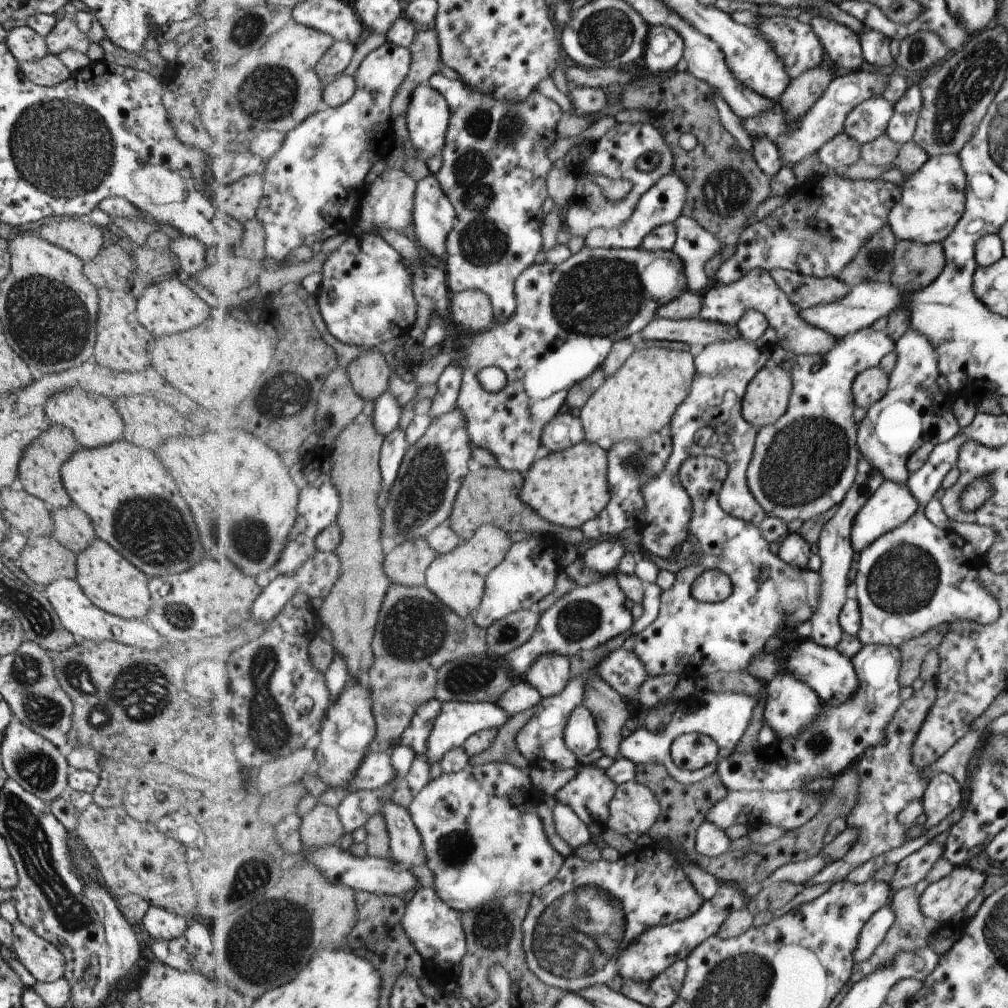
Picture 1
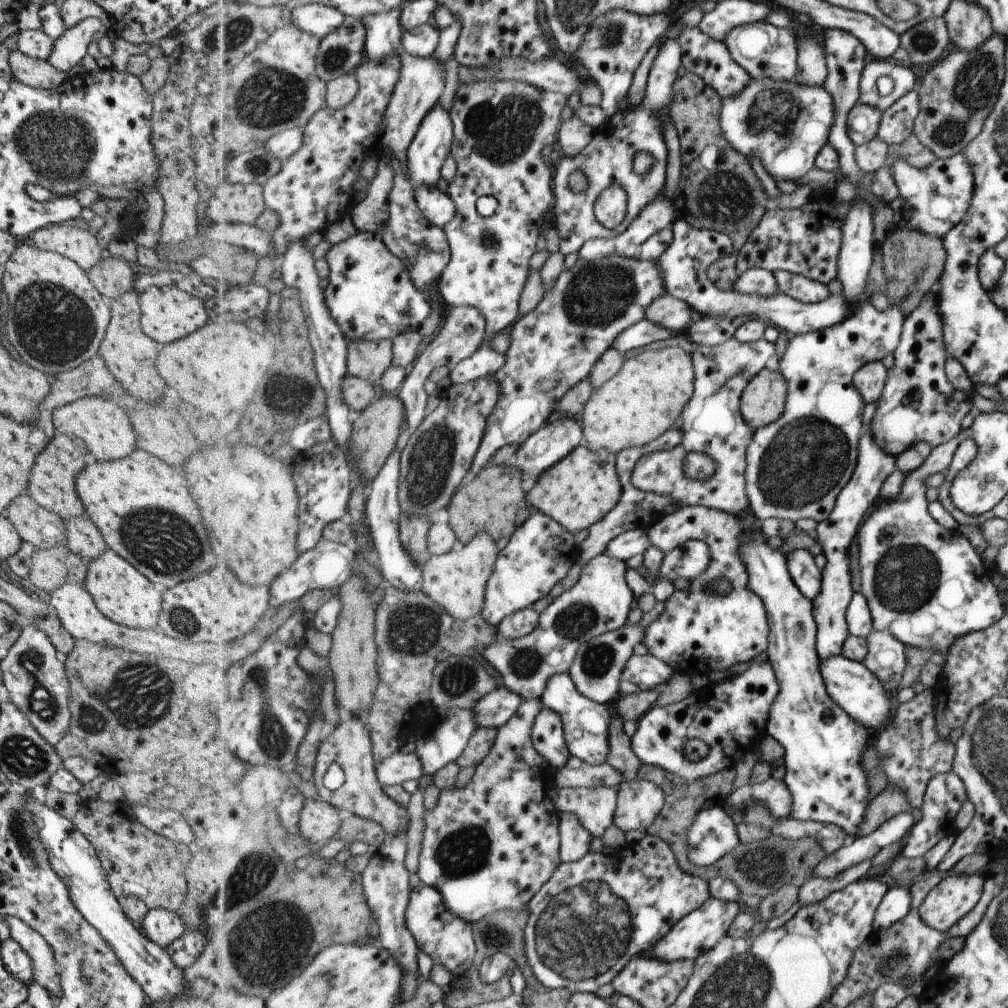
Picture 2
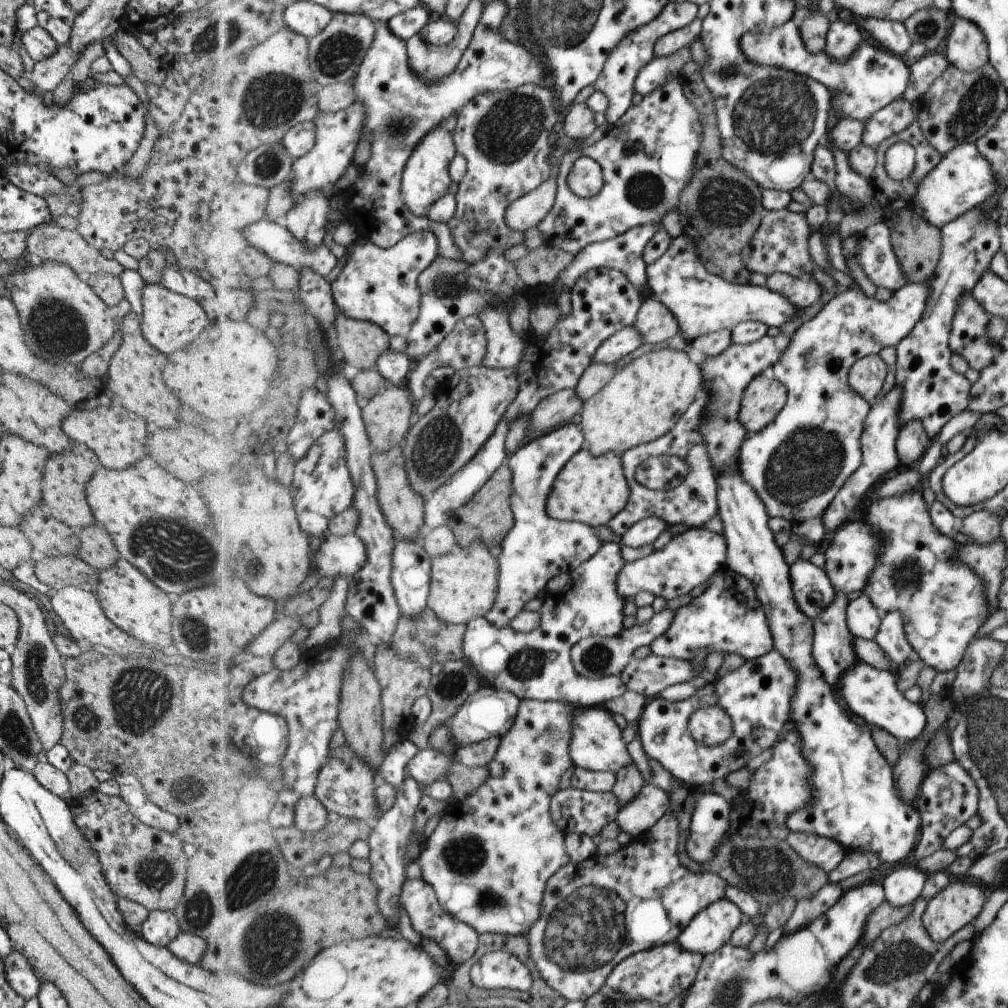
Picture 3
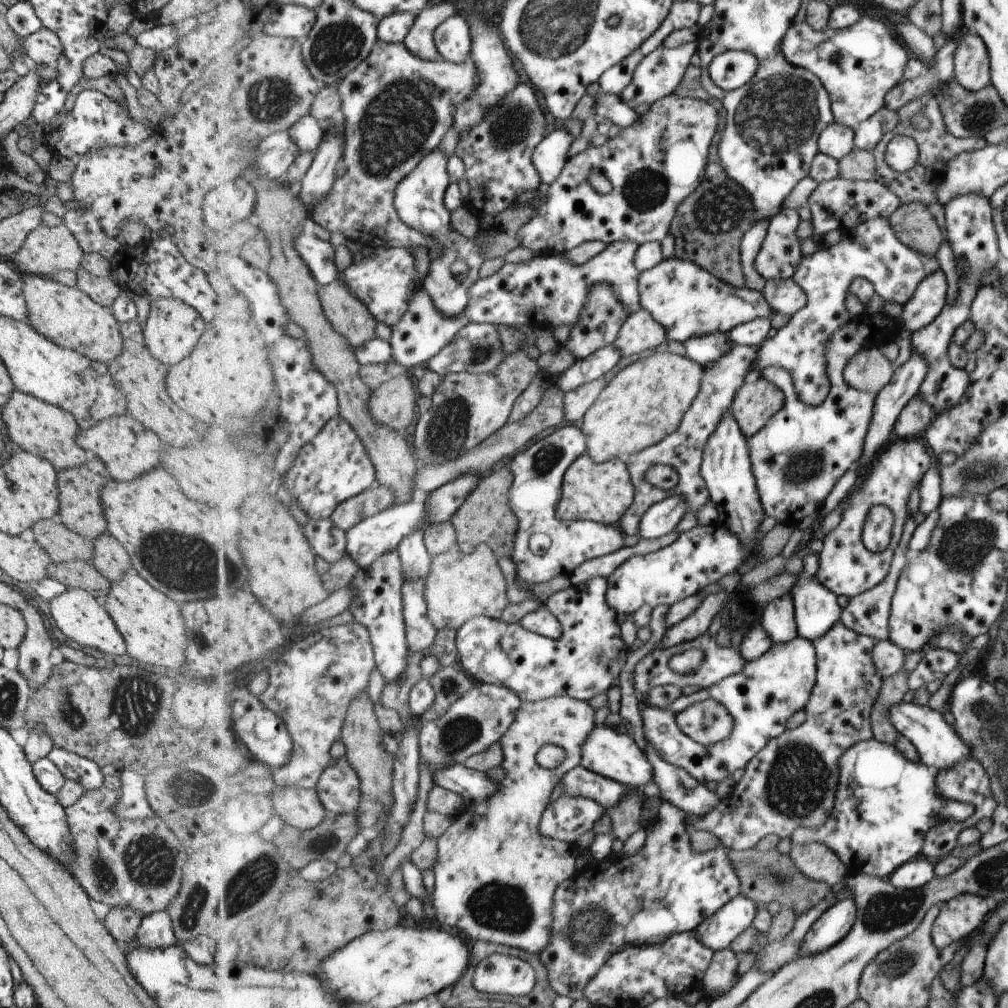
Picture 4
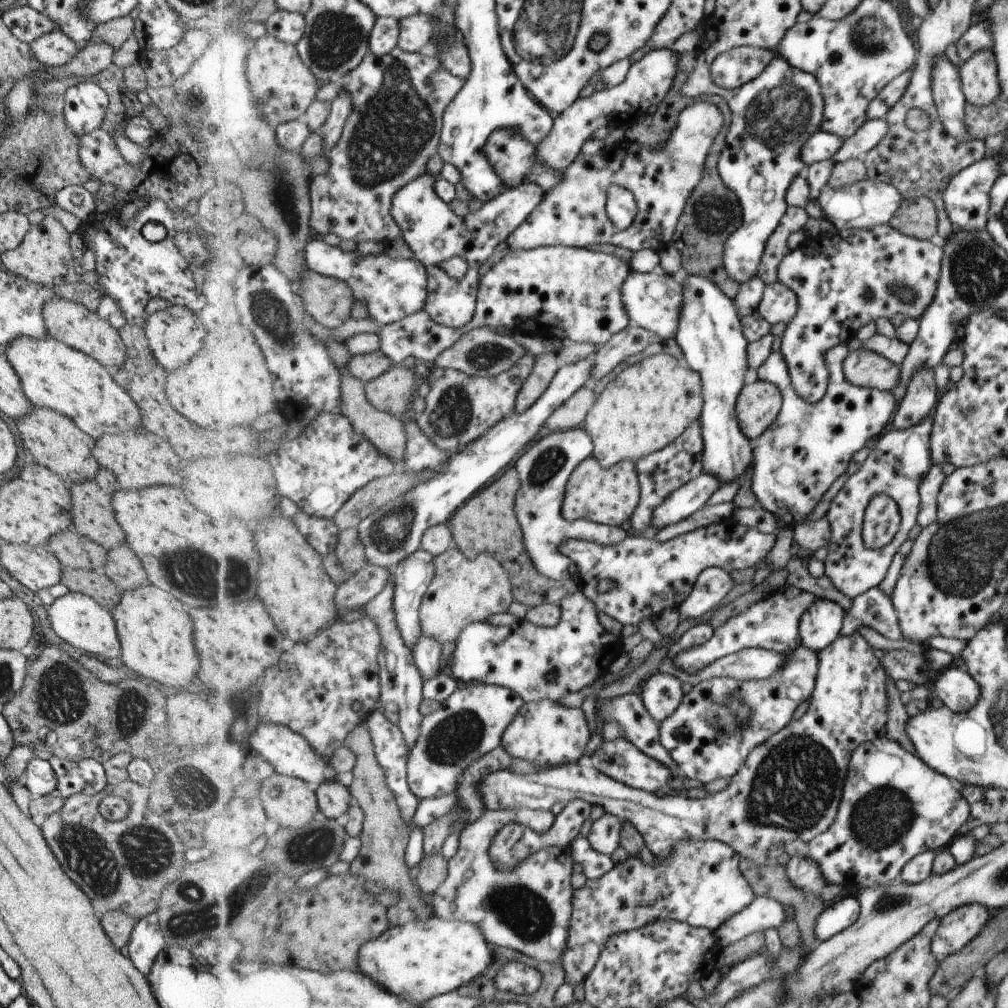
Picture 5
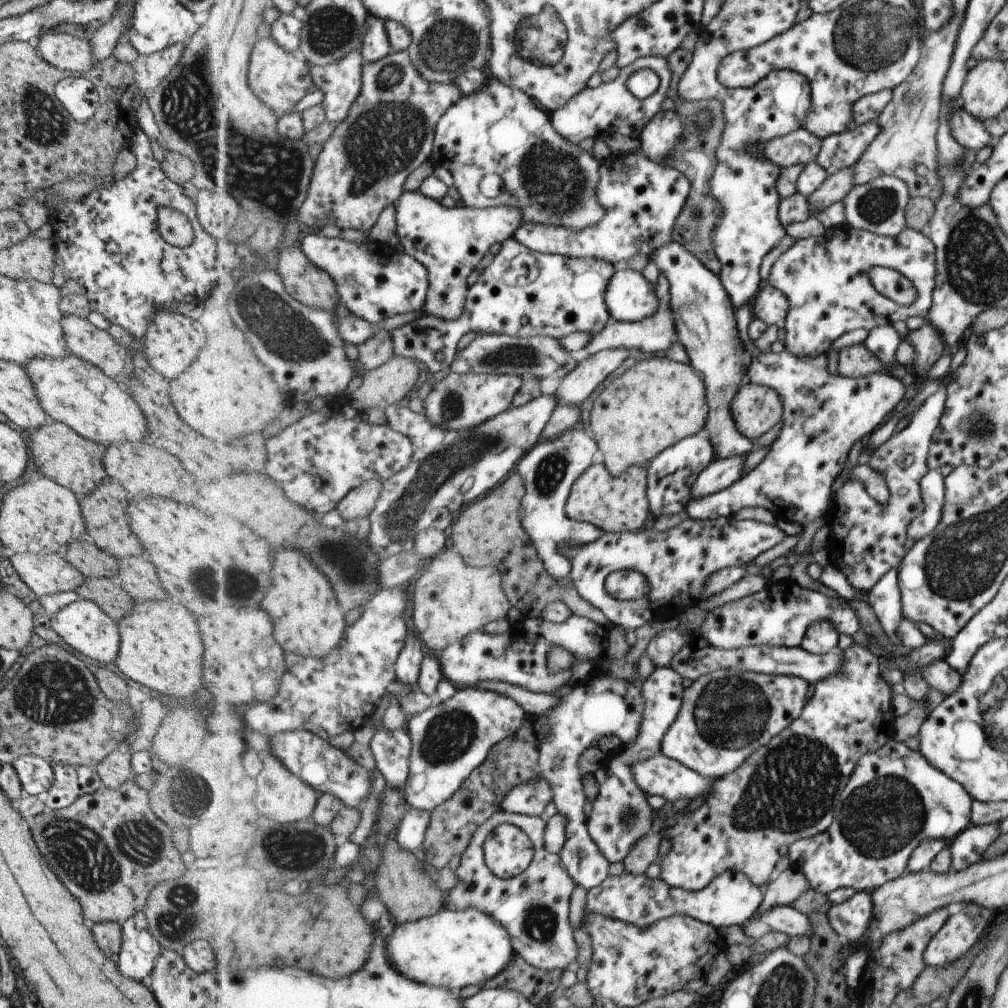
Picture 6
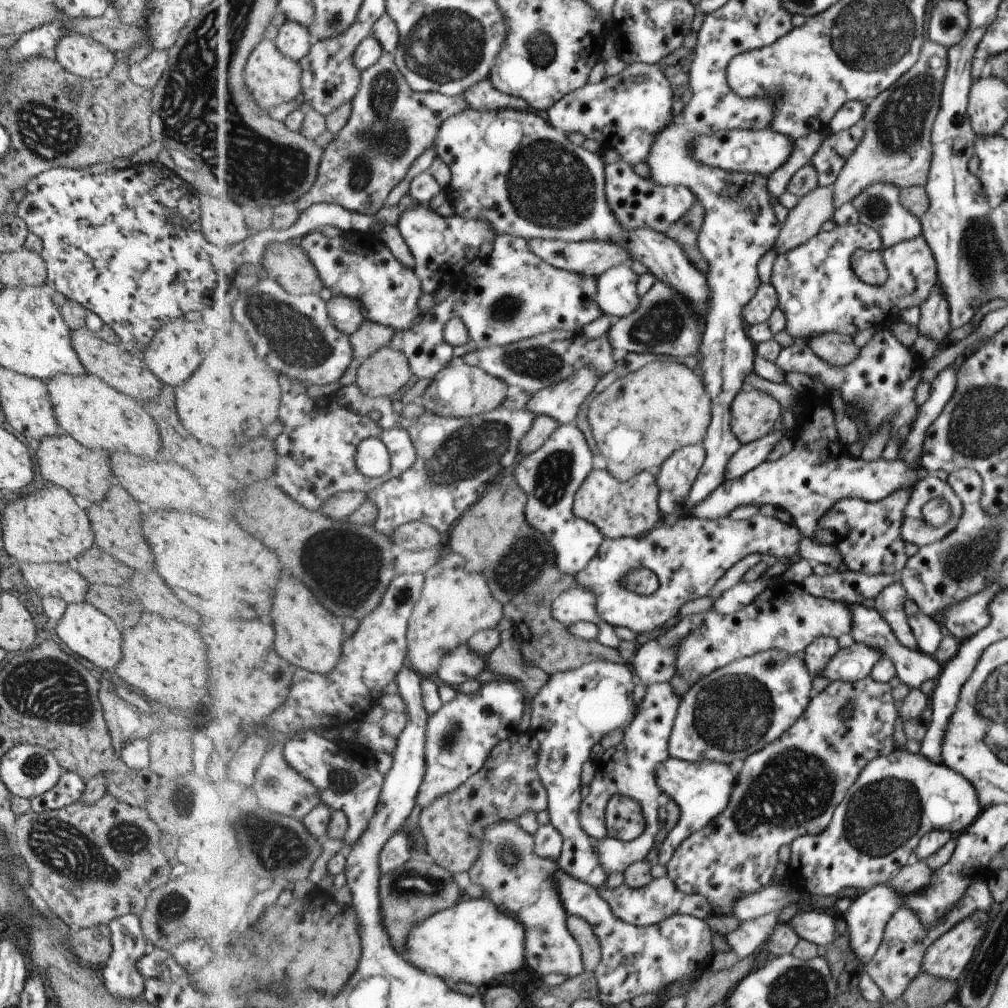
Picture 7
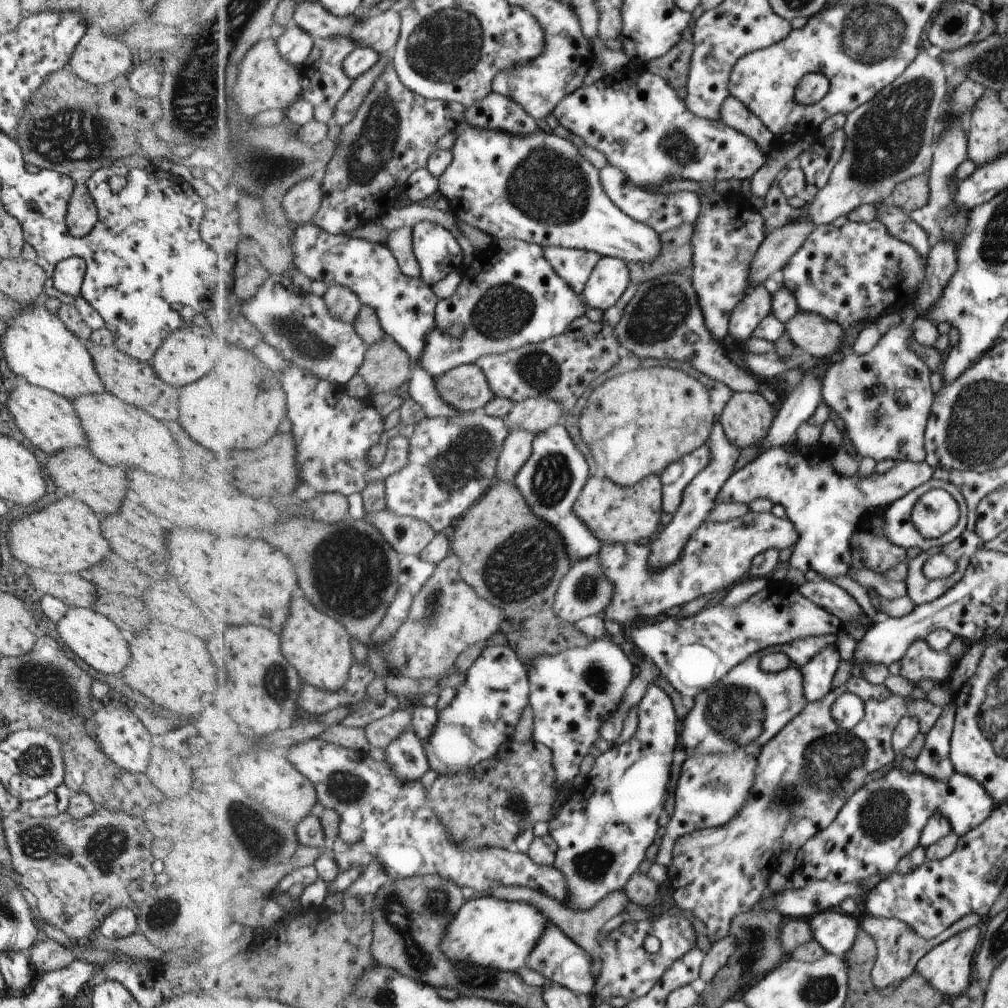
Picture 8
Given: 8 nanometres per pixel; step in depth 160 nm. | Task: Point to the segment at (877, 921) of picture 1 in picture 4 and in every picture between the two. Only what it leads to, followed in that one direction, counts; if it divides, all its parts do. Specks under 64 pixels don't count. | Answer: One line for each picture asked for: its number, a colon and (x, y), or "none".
2: (895, 906)
3: (904, 885)
4: (916, 873)

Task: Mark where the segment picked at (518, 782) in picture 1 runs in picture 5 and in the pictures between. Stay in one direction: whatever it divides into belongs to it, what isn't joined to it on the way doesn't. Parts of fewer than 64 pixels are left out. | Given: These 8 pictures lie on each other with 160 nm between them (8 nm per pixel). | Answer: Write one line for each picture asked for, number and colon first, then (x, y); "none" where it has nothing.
2: (491, 846)
3: (490, 860)
4: (497, 876)
5: (528, 908)

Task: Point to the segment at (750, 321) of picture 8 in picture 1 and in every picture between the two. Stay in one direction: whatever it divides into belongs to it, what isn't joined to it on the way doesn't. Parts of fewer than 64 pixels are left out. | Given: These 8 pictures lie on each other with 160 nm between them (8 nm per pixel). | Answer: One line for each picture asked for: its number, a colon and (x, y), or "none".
1: (805, 292)
2: (800, 287)
3: (802, 292)
4: (786, 297)
5: (780, 303)
6: (771, 305)
7: (764, 303)

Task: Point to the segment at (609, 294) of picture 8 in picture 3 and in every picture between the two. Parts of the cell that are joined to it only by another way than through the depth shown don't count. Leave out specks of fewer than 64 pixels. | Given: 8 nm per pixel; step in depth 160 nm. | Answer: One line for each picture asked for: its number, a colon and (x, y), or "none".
3: (702, 302)
4: (688, 301)
5: (655, 300)
6: (631, 297)
7: (617, 295)

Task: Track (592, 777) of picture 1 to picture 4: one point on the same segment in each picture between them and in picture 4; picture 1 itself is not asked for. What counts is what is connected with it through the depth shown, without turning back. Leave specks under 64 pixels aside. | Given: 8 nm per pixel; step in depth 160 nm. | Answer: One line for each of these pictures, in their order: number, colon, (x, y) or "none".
2: (596, 807)
3: (575, 811)
4: (568, 818)

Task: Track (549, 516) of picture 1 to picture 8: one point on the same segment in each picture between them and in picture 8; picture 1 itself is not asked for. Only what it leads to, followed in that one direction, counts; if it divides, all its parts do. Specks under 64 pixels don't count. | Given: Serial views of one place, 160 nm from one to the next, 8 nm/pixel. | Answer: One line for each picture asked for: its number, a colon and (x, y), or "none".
2: (579, 491)
3: (592, 490)
4: (604, 493)
5: (610, 496)
6: (620, 503)
7: (620, 509)
8: (616, 514)

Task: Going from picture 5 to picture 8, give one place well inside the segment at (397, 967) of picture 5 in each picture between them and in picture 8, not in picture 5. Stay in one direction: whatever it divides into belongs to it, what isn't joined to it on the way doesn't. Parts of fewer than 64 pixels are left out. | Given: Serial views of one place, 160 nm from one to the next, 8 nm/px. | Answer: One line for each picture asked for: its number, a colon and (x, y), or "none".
6: (451, 949)
7: (474, 941)
8: (490, 932)

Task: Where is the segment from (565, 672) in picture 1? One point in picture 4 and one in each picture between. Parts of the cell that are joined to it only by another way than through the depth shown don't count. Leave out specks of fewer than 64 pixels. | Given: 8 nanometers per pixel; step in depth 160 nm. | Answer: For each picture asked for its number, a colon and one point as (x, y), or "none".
2: (587, 724)
3: (597, 745)
4: (613, 753)

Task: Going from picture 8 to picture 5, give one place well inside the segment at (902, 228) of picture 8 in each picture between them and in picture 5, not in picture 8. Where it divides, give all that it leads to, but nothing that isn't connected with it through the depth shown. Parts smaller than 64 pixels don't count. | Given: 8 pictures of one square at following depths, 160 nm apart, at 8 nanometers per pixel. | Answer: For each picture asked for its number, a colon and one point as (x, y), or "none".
5: (865, 204)
6: (878, 206)
7: (878, 206)

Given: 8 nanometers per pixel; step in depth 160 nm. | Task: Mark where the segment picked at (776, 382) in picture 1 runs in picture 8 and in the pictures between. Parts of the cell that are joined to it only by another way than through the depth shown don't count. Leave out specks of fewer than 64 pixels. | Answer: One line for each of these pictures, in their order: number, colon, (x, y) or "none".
2: (764, 401)
3: (763, 401)
4: (755, 404)
5: (760, 403)
6: (757, 408)
7: (754, 413)
8: (747, 417)

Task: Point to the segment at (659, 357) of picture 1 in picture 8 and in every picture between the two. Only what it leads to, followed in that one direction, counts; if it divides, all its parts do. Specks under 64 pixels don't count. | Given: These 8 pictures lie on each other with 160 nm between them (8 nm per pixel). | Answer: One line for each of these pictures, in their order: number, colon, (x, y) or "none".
2: (646, 398)
3: (647, 398)
4: (647, 401)
5: (648, 405)
6: (658, 402)
7: (640, 420)
8: (638, 423)

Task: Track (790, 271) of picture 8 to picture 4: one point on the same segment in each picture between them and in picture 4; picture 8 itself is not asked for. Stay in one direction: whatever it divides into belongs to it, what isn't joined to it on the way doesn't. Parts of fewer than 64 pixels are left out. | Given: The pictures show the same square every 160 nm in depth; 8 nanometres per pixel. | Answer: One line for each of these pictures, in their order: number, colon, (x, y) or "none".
4: (873, 252)
5: (843, 281)
6: (827, 279)
7: (820, 292)

